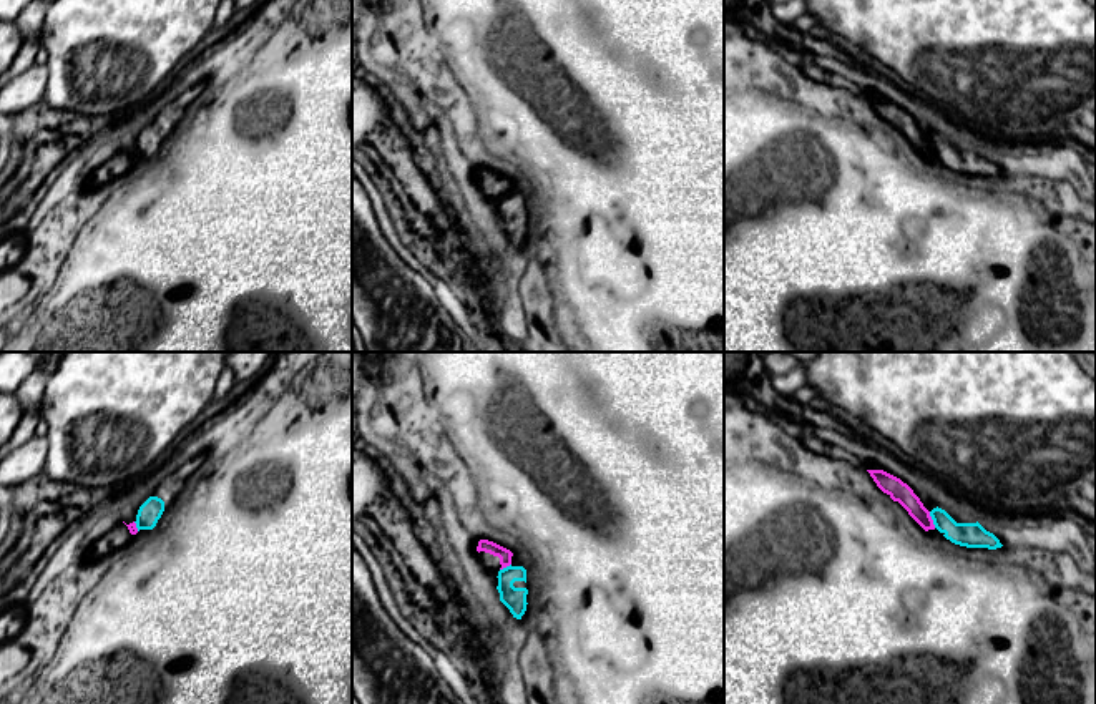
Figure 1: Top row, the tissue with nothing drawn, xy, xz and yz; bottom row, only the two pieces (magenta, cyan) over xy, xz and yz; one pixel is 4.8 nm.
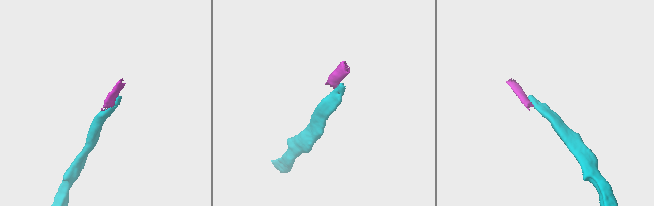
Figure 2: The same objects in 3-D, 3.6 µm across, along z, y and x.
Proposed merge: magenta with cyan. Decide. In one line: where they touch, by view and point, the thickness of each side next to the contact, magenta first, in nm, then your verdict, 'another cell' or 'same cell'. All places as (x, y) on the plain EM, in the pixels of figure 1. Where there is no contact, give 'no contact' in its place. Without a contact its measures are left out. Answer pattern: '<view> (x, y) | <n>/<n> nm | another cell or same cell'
yz (932, 148) | 100/130 nm | another cell

